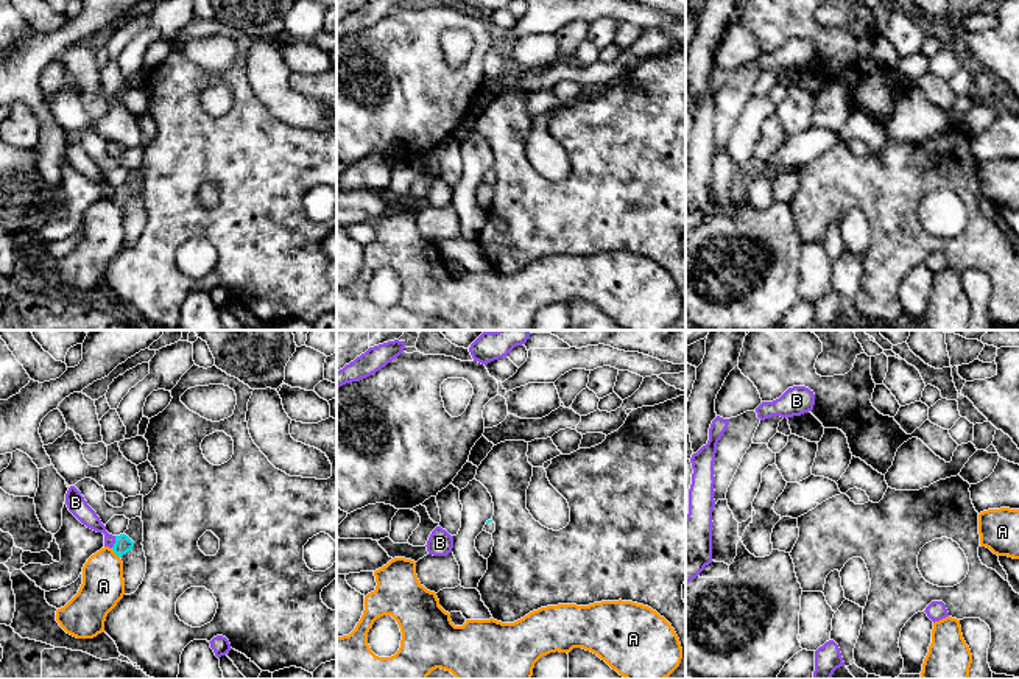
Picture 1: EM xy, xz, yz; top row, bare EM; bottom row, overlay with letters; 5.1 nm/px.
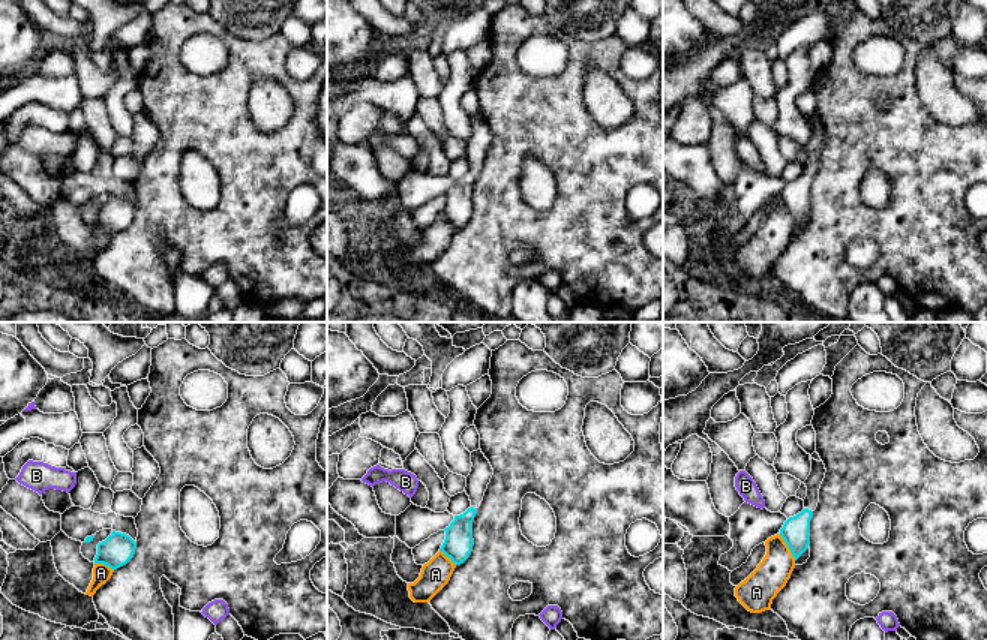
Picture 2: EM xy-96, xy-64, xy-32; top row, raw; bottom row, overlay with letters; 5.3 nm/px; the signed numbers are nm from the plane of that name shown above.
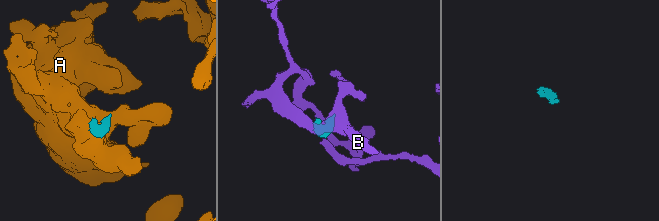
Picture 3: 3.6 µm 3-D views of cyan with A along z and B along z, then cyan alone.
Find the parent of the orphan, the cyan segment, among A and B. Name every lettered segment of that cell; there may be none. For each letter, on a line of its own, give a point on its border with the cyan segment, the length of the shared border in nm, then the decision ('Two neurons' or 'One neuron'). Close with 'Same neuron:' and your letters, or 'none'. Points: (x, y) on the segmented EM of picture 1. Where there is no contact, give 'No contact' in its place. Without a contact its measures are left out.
A: Touches cyan at xy (114, 552). Shared border 70 nm. Two neurons
B: Touches cyan at xy (116, 542). Shared border 70 nm. Two neurons
Same neuron: none

